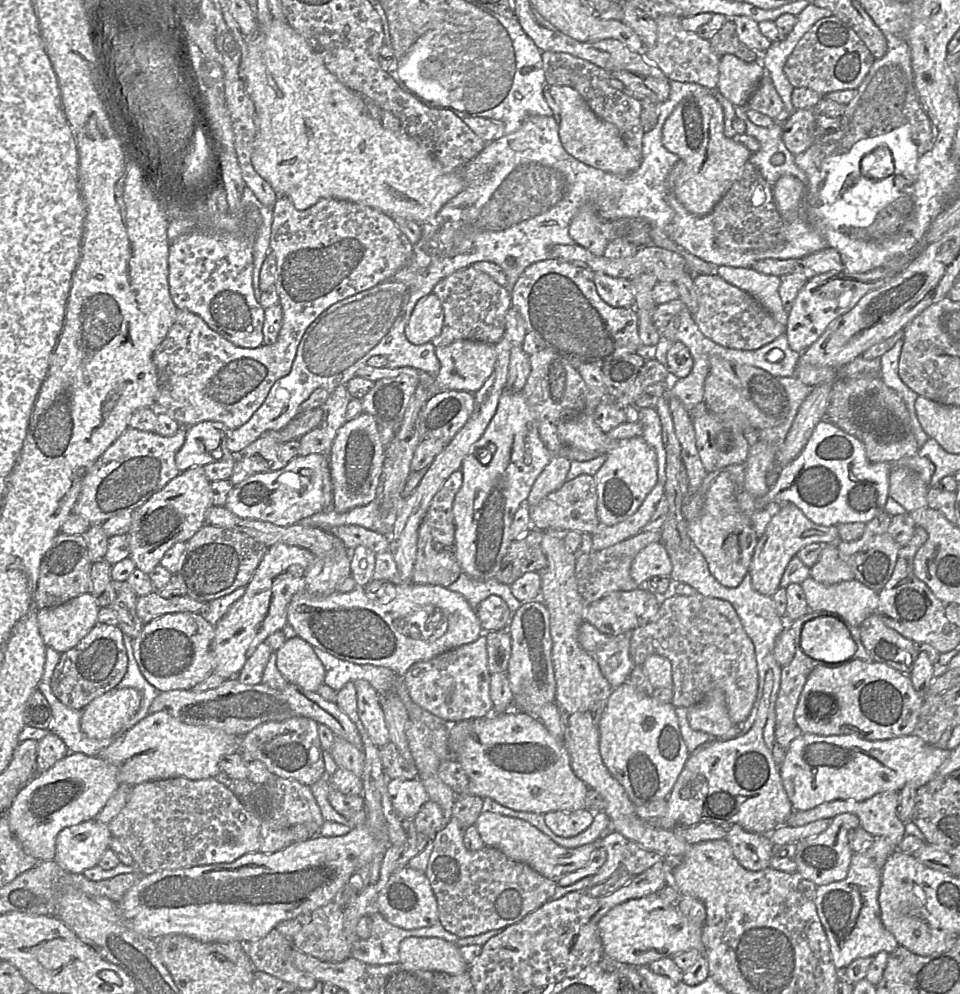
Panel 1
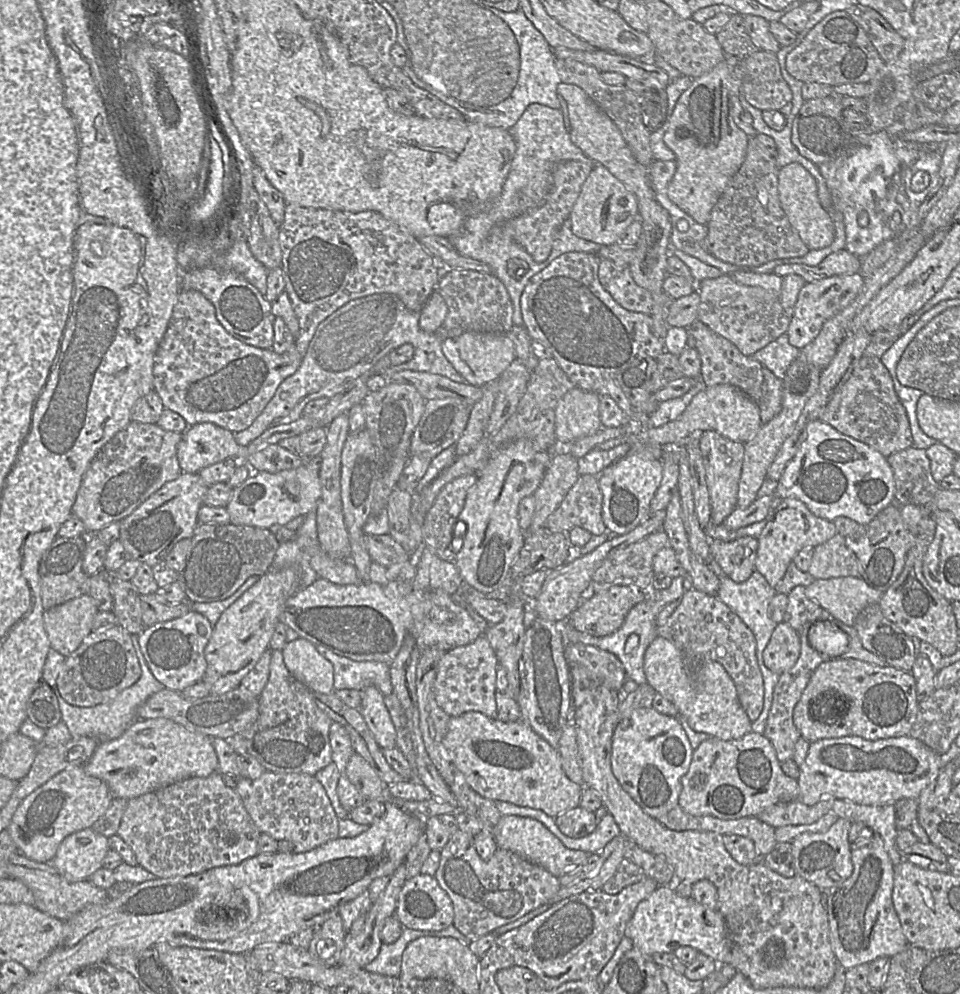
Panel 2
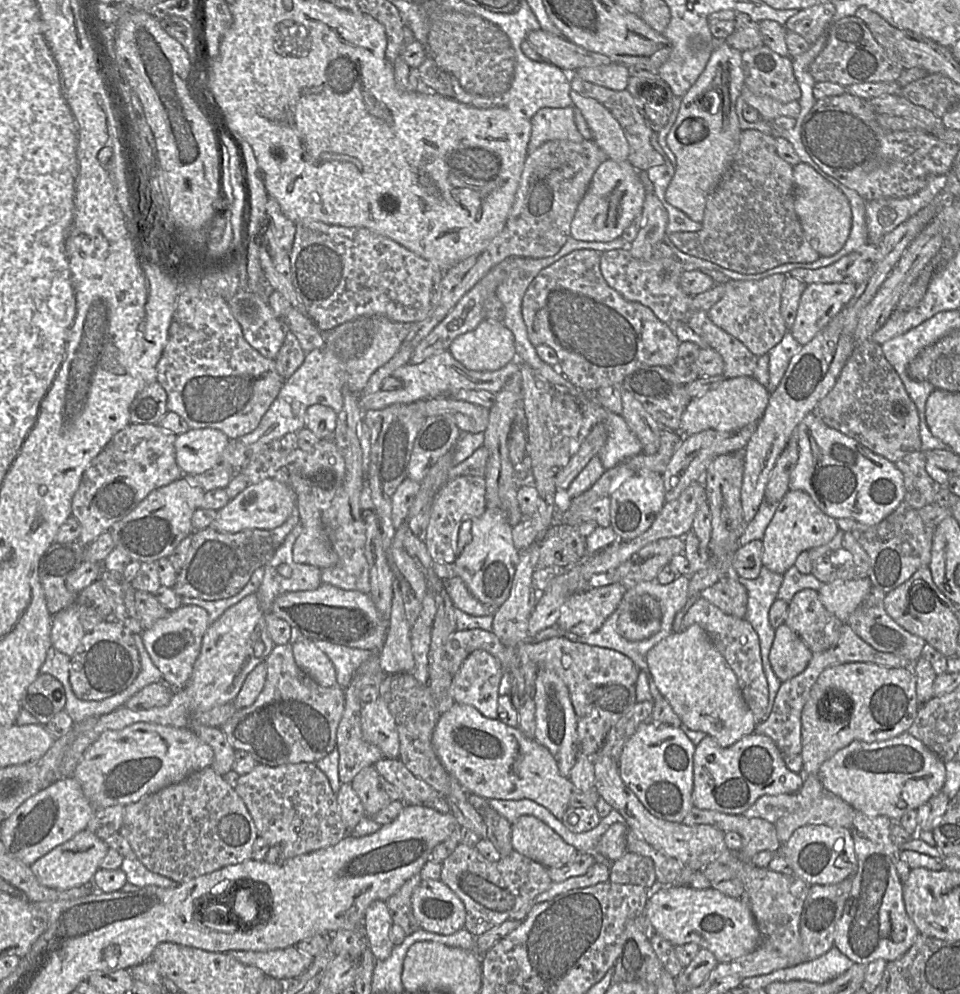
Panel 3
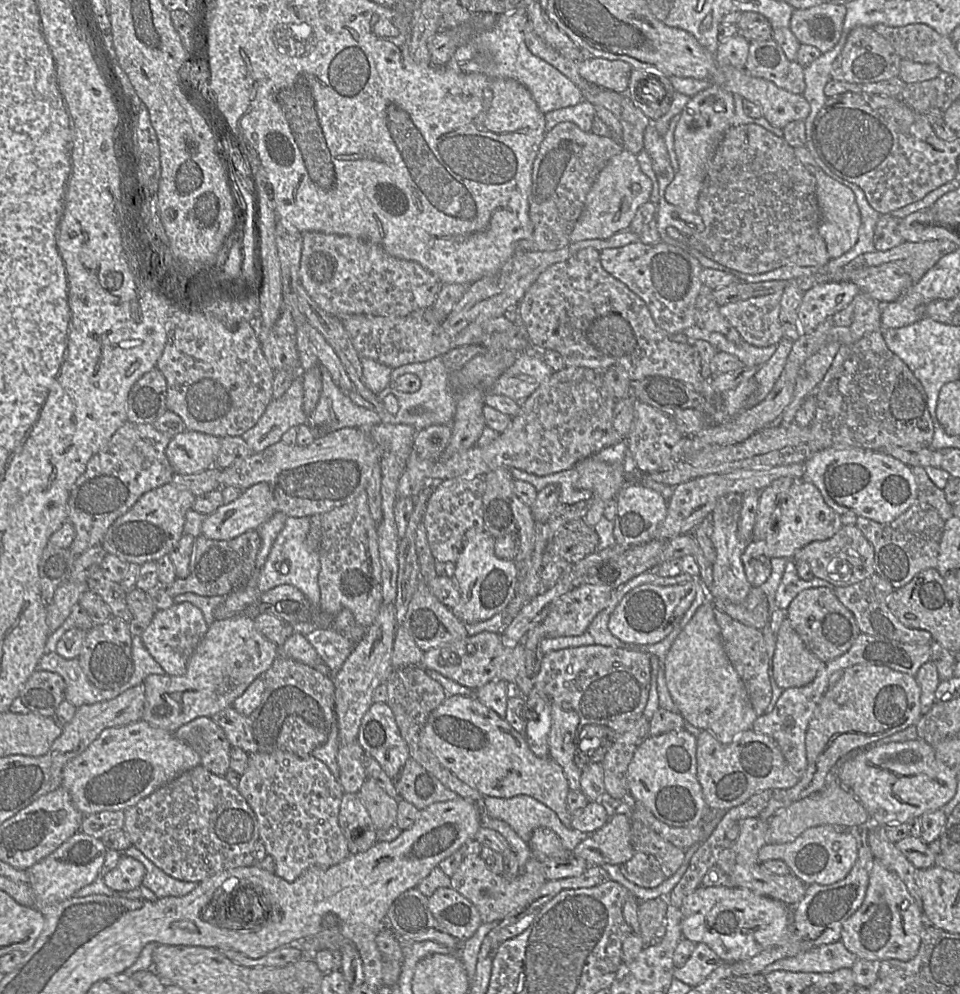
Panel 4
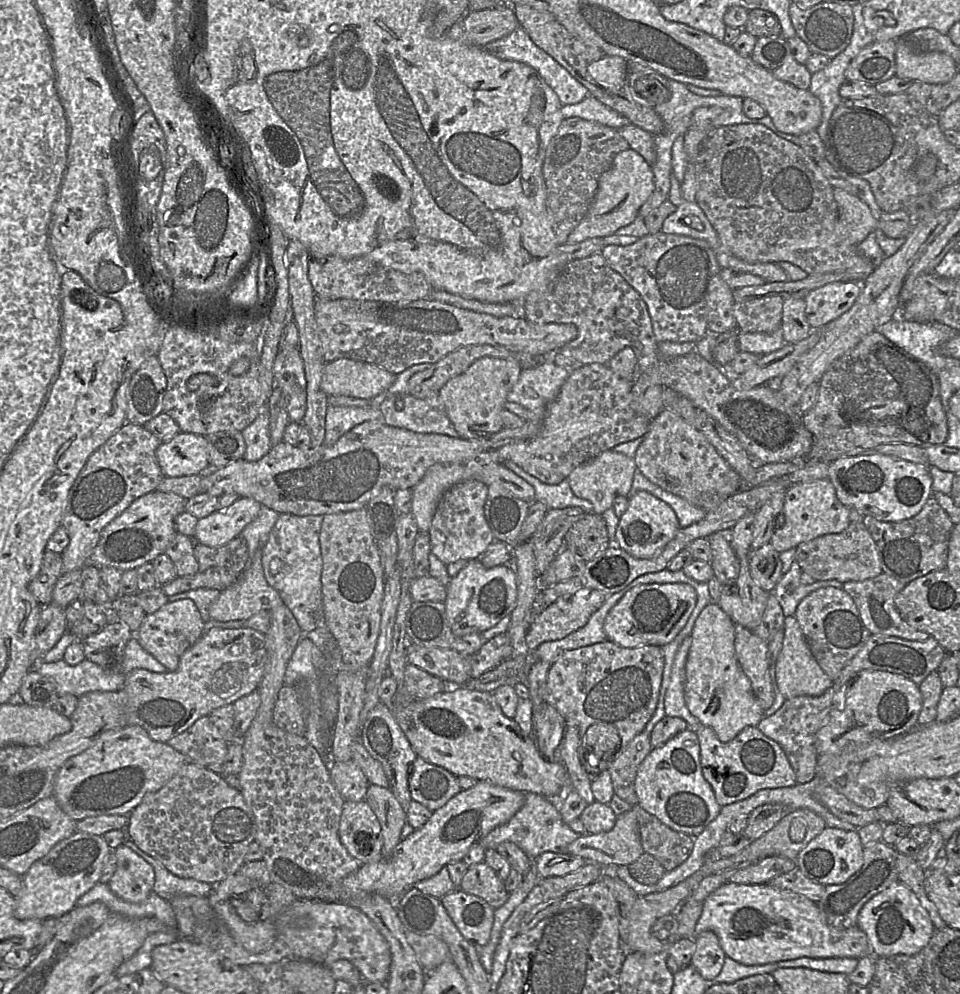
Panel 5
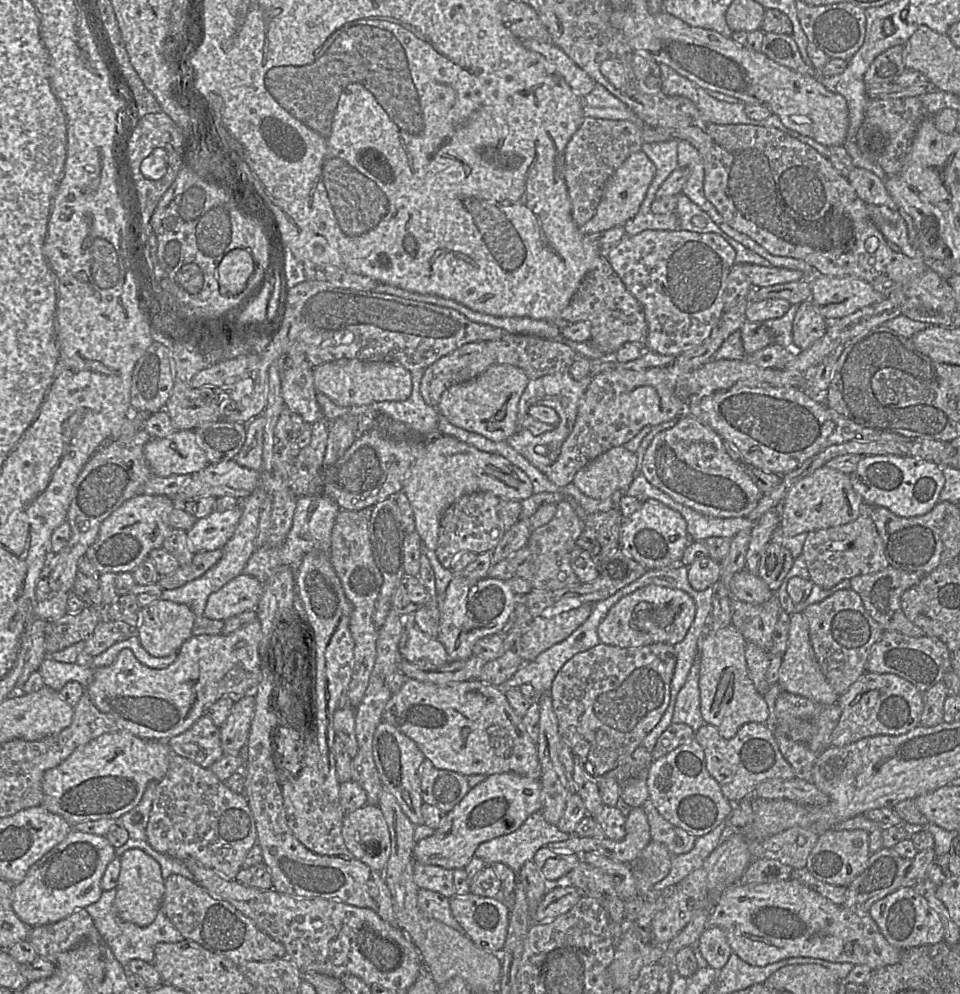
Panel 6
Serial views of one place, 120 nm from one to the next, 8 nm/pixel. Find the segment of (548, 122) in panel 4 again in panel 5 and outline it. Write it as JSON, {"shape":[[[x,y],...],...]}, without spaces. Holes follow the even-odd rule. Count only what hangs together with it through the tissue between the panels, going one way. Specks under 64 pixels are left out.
{"shape":[[[591,95],[579,103],[563,105],[561,113],[564,119],[579,117],[615,129],[631,124],[626,117],[620,115]]]}

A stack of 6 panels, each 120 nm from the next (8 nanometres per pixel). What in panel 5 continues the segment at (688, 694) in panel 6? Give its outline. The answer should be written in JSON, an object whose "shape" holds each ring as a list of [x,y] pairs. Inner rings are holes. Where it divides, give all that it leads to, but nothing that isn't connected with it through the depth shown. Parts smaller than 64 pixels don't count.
{"shape":[[[688,636],[677,650],[672,665],[670,684],[666,690],[664,705],[667,716],[682,718],[688,724],[688,728],[695,731],[702,724],[689,711],[684,696],[685,665],[690,646],[691,637]]]}

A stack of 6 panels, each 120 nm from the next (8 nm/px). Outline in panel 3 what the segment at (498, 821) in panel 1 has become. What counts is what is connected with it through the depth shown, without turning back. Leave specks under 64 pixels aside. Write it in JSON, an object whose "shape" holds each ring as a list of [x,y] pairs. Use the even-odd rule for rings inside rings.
{"shape":[[[530,815],[511,823],[511,843],[516,852],[547,868],[563,866],[579,854],[546,823]]]}

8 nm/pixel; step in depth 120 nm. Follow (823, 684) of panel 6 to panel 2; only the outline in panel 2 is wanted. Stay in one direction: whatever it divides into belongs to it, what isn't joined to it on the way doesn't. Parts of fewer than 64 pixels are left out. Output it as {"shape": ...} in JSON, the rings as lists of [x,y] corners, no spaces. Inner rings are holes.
{"shape":[[[786,622],[776,625],[771,638],[763,651],[764,664],[777,674],[791,669],[801,651],[798,632]]]}

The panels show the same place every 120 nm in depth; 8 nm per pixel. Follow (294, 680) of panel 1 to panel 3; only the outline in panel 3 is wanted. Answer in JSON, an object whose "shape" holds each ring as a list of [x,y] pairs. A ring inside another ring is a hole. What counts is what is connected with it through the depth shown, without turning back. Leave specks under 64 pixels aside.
{"shape":[[[304,639],[292,644],[296,664],[323,687],[337,685],[336,671],[329,657],[316,647],[313,640]]]}

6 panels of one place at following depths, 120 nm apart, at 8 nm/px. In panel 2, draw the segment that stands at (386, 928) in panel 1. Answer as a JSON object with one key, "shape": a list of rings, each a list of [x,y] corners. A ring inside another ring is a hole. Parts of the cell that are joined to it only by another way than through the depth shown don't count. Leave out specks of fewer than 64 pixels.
{"shape":[[[453,925],[440,931],[421,931],[403,927],[398,940],[391,944],[382,944],[378,956],[367,964],[364,969],[371,973],[399,977],[401,975],[401,961],[404,950],[411,941],[420,937],[452,937],[467,946],[471,942]]]}

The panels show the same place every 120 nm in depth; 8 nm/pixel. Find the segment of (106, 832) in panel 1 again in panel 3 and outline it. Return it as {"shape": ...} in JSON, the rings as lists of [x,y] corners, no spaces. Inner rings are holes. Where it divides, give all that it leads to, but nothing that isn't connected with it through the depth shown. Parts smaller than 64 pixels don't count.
{"shape":[[[83,830],[63,844],[35,861],[30,867],[45,887],[56,890],[68,890],[90,885],[94,874],[100,868],[100,862],[106,856],[109,847],[105,842],[88,830]]]}

